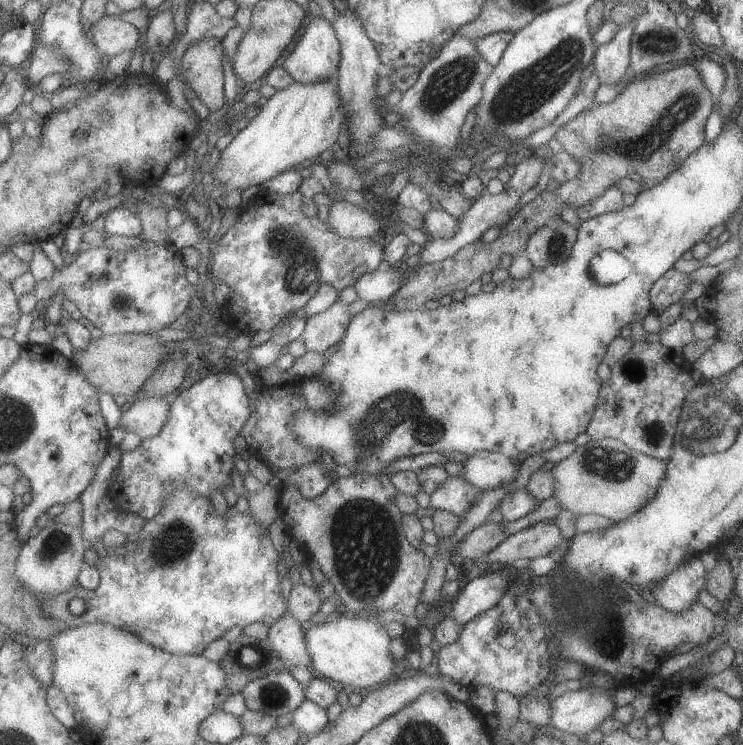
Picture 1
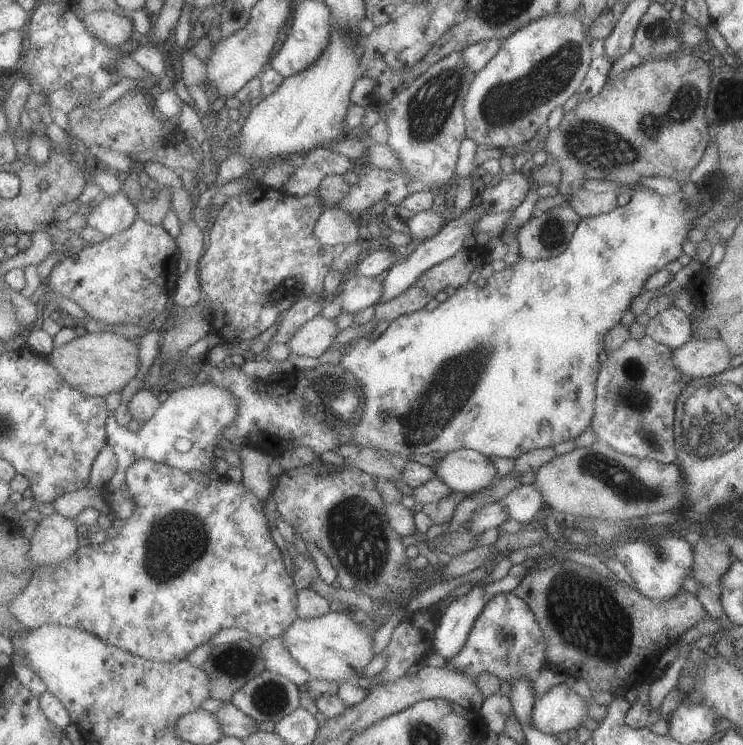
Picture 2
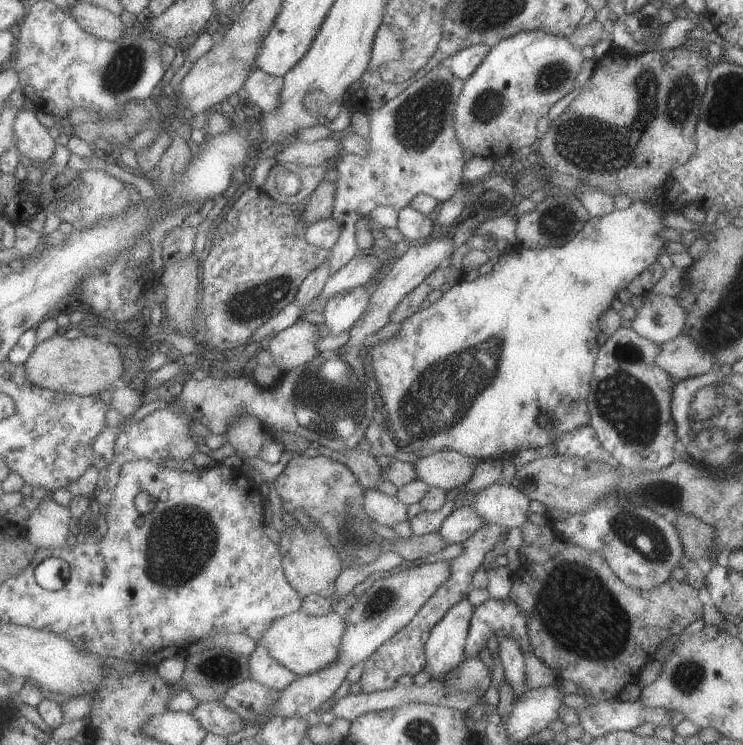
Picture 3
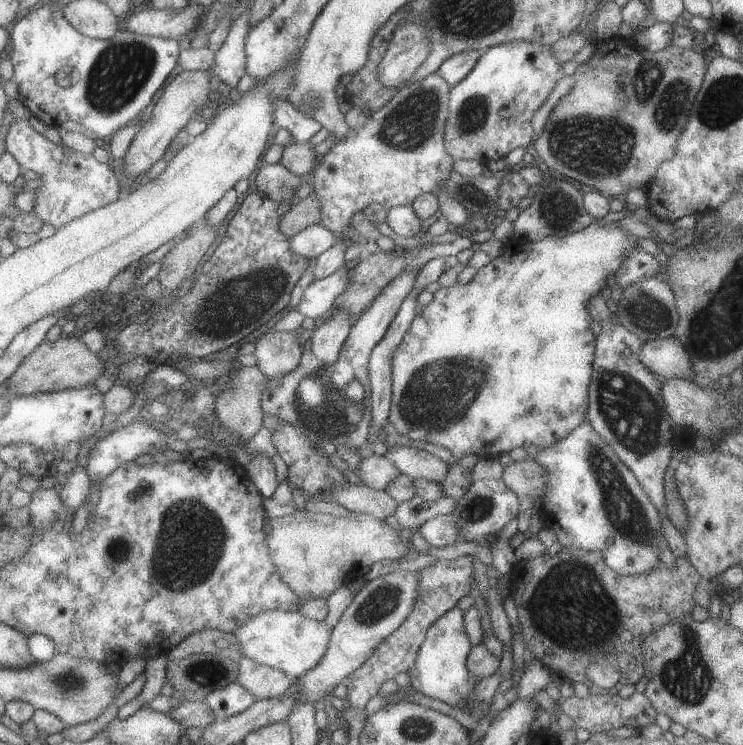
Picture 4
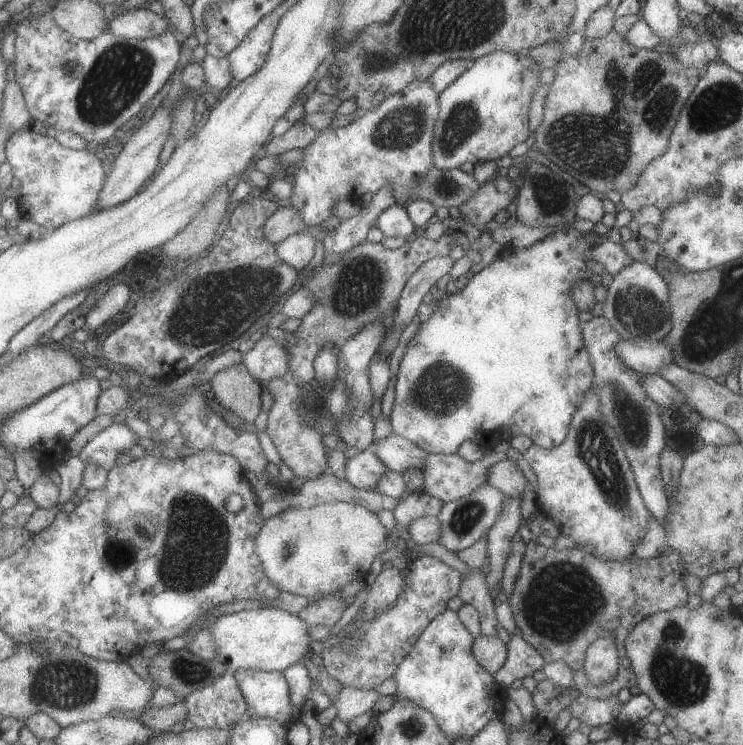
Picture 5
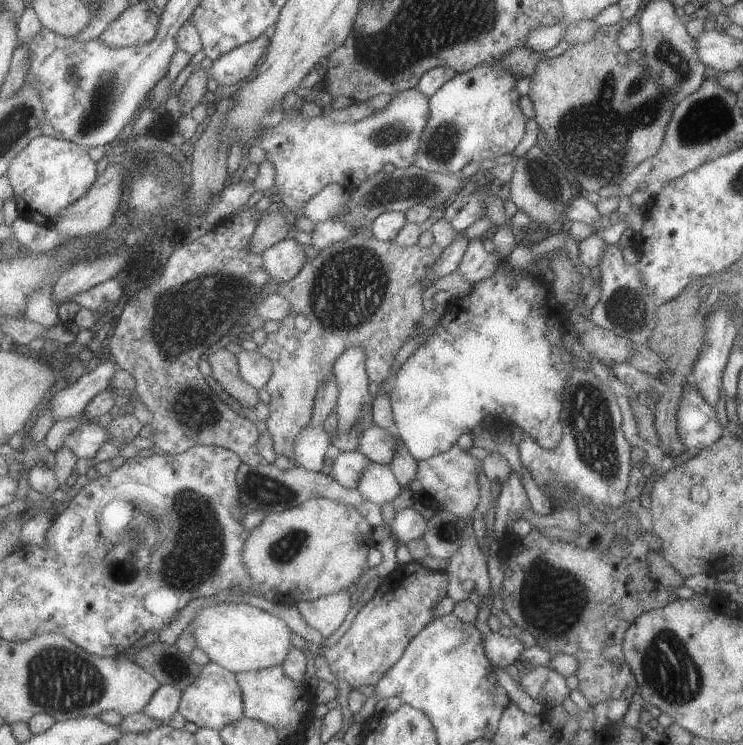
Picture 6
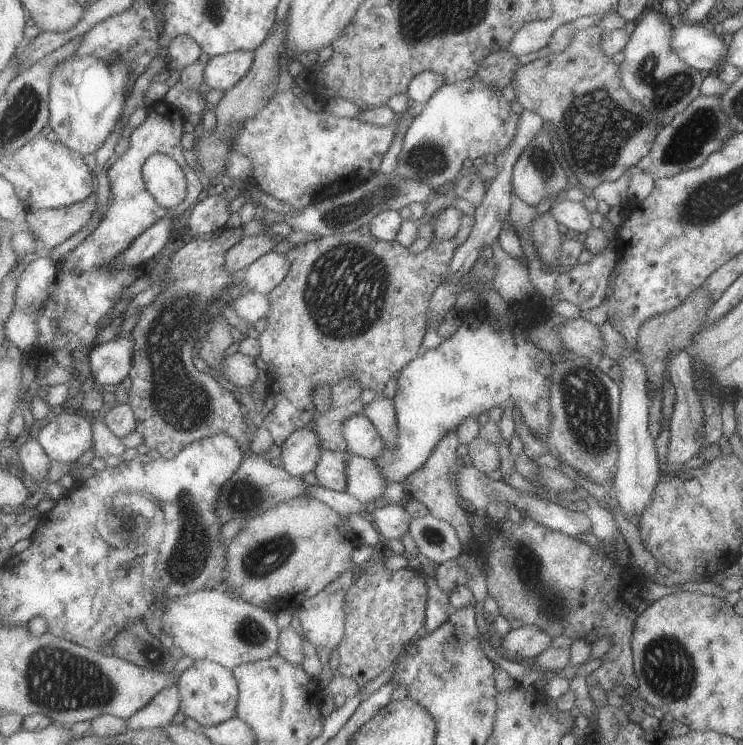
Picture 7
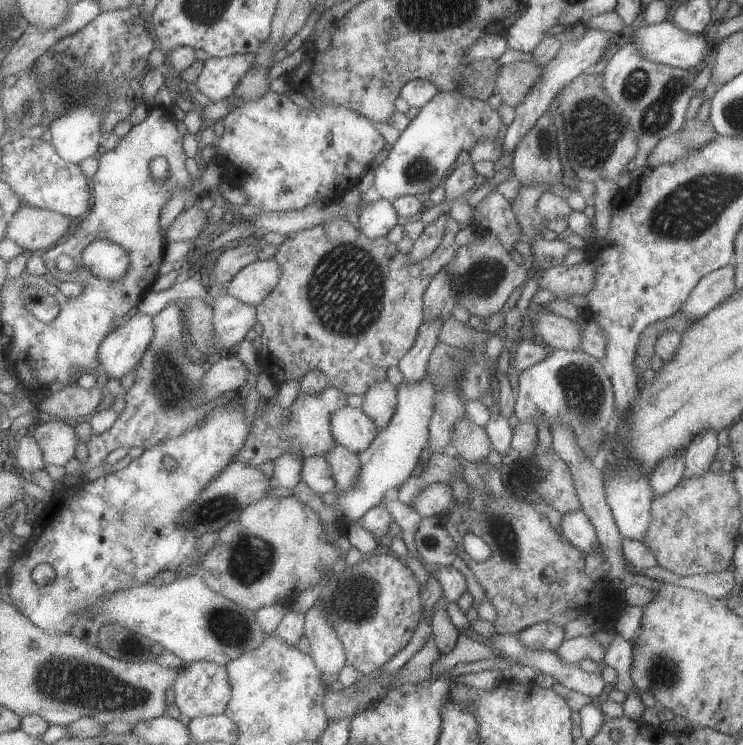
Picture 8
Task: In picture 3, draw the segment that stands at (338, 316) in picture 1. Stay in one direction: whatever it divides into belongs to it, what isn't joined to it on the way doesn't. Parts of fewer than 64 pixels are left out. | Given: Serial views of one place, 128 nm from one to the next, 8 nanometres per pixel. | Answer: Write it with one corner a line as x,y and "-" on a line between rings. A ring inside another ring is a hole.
299,318
290,327
268,339
267,348
274,357
273,364
287,372
317,358
320,353
317,348
319,340
321,334
317,324

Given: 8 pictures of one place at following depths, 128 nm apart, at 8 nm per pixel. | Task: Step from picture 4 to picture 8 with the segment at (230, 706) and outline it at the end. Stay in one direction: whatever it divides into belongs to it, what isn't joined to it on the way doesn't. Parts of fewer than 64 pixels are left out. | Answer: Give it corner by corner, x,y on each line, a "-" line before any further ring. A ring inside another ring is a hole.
195,661
182,665
182,673
176,680
176,704
185,715
192,719
222,715
232,699
232,684
227,666
213,661

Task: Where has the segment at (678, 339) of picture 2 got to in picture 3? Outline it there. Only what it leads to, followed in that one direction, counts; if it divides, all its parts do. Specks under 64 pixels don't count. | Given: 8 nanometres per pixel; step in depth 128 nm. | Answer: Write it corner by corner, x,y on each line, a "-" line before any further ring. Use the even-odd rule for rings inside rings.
651,292
645,296
647,299
643,306
636,310
630,328
639,336
658,345
681,334
686,312
678,301

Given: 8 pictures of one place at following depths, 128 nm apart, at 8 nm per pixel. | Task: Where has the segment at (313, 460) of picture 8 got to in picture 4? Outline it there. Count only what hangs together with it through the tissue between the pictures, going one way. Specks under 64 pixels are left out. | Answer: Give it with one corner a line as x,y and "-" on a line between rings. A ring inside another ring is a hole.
368,452
368,457
361,463
356,475
363,484
387,491
388,486
401,474
389,456
376,456

